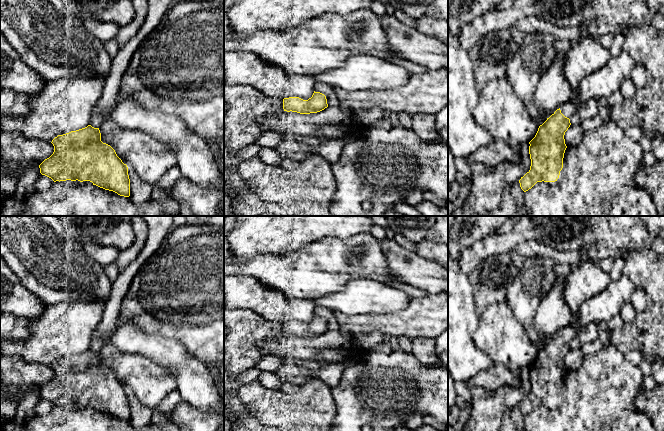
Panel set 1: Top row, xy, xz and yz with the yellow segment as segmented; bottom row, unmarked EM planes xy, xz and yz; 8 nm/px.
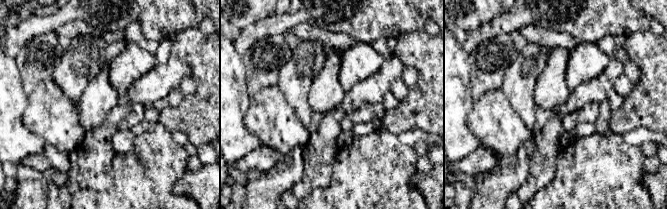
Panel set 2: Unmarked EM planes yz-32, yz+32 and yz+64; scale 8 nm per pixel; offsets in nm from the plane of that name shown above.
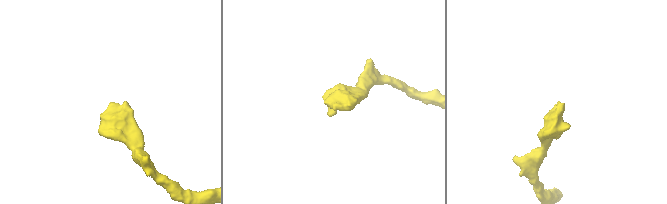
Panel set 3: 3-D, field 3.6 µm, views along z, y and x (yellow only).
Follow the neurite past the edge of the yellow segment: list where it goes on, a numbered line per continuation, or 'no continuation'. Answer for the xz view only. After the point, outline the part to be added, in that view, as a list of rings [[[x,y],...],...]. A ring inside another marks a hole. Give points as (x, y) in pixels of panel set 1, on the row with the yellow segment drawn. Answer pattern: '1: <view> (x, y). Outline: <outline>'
no continuation

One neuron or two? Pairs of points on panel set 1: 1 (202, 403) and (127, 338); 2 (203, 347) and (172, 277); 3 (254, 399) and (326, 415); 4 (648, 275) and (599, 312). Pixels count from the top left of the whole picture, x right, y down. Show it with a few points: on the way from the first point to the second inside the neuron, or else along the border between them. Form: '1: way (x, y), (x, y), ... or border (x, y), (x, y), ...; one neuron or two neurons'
1: way (192, 382), (158, 348), (148, 345); one neuron
2: way (203, 330), (203, 308), (189, 294); one neuron
3: way (272, 408), (296, 415), (308, 415); one neuron
4: border (623, 273), (637, 285); two neurons

